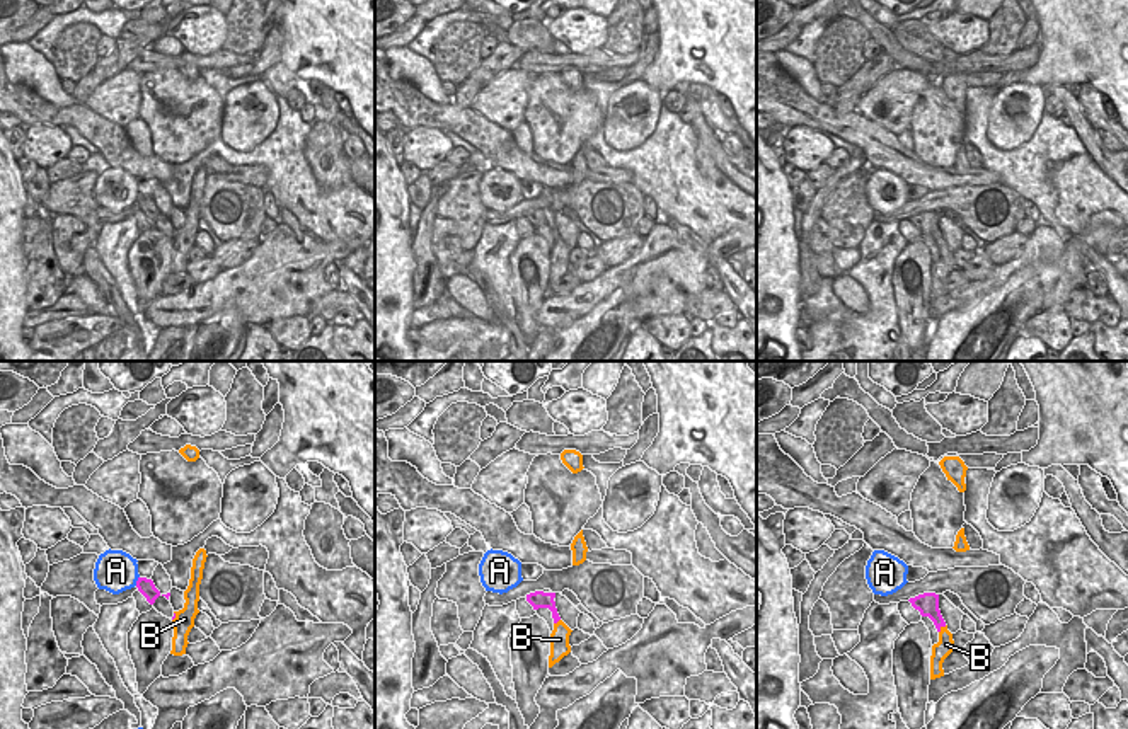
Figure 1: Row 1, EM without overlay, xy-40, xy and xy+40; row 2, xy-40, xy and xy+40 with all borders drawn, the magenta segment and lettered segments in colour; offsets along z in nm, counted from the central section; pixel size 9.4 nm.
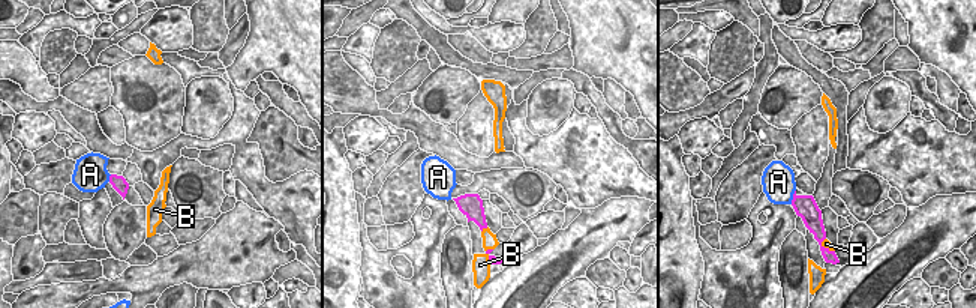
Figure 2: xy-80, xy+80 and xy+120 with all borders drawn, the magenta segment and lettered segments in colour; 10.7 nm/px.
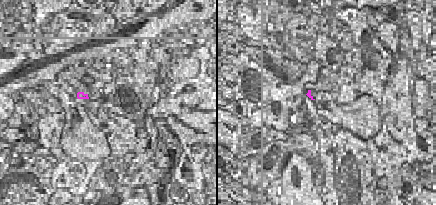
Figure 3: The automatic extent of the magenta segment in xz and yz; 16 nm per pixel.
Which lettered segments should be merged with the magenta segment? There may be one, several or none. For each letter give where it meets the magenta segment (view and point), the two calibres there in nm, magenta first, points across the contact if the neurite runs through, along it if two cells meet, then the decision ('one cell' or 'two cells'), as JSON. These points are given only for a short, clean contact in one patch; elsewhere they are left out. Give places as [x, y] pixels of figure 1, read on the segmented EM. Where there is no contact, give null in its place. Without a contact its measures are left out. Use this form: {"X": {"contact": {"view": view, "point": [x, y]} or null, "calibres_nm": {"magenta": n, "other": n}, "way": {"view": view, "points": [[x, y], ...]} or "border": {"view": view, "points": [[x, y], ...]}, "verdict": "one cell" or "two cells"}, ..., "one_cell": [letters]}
{"A": {"contact": {"view": "xy-40", "point": [137, 581]}, "calibres_nm": {"magenta": 160, "other": 400}, "verdict": "two cells"}, "B": {"contact": {"view": "xy+40", "point": [939, 629]}, "calibres_nm": {"magenta": 190, "other": 160}, "verdict": "two cells"}, "one_cell": []}

